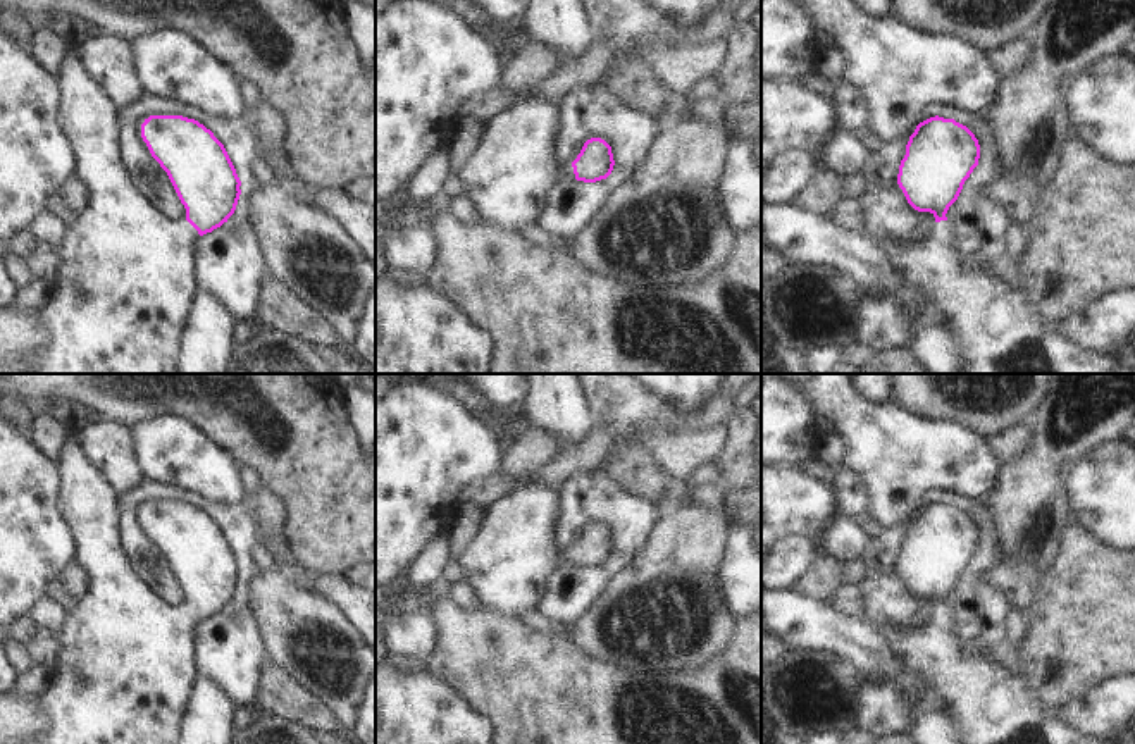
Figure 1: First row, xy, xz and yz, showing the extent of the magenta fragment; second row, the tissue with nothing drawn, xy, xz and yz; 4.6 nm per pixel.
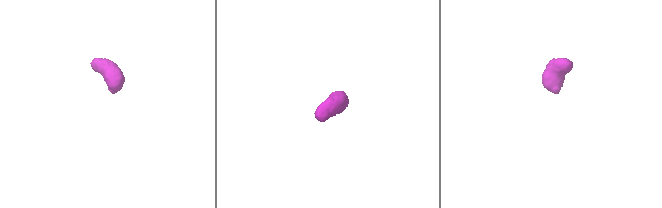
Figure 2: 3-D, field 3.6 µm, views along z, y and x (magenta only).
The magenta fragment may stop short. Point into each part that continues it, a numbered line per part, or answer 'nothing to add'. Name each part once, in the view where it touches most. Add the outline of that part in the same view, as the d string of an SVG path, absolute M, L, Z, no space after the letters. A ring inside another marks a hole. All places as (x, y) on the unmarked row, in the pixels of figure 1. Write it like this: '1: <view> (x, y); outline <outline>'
1: xy (128, 674); outline M79 436L69 437L60 468L65 515L79 539L90 589L71 611L65 653L41 696L48 727L29 744L181 744L200 677L195 630L202 622L186 604L169 604L136 574L121 544L121 493L93 467Z

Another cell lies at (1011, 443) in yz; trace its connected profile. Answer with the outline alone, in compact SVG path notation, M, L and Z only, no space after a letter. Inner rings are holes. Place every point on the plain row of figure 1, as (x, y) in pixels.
M1026 424L1011 425L1002 434L989 439L994 455L1002 462L1002 465L1006 465L1011 458L1023 455L1030 443L1032 431Z

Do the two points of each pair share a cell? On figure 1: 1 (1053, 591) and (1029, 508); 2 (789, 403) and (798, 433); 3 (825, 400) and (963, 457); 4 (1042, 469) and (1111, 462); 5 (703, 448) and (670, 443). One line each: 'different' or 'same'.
1: different
2: same
3: same
4: different
5: same

